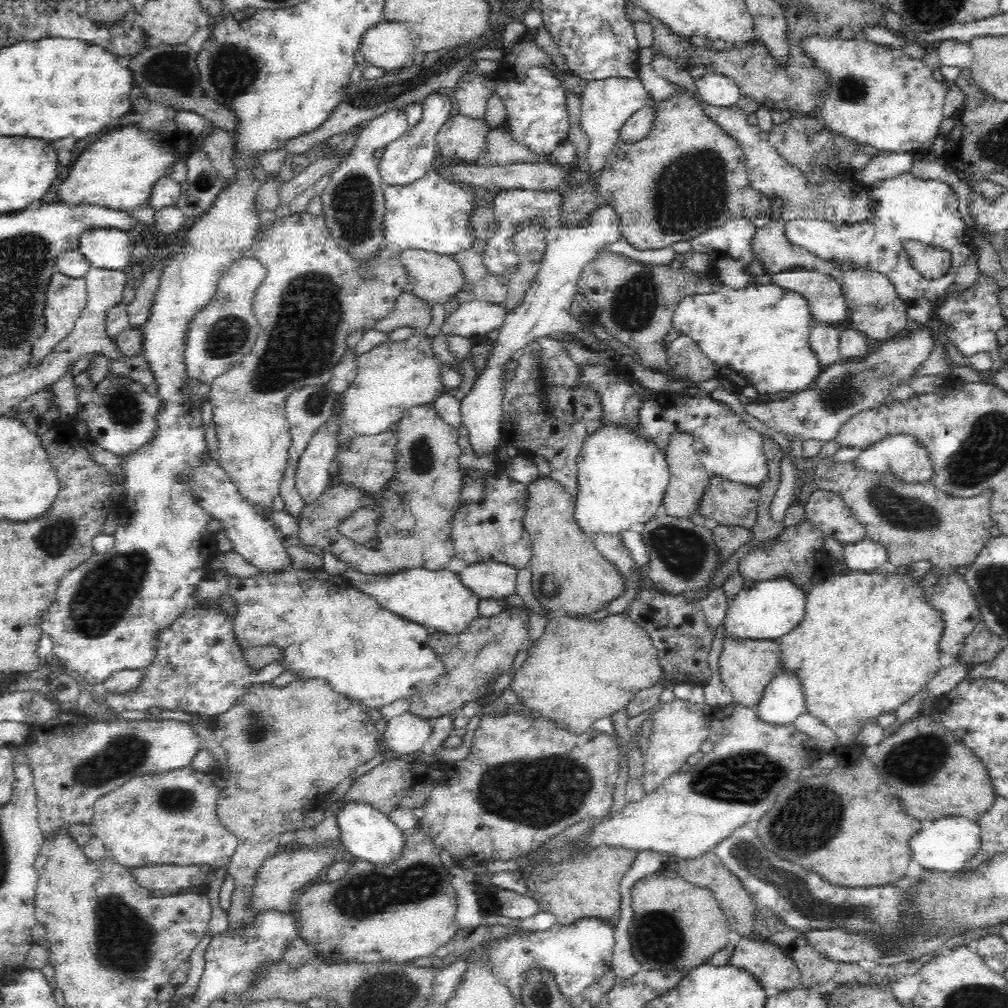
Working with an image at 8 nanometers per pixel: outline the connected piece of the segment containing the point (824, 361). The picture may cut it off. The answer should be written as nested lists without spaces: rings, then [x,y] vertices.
[[[813,324],[809,334],[809,344],[821,368],[841,360],[839,336],[840,326]]]

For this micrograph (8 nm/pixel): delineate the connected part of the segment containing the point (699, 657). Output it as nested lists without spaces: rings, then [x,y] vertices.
[[[653,588],[640,592],[640,600],[630,605],[628,617],[641,626],[657,648],[658,662],[663,672],[674,676],[678,682],[699,684],[700,680],[710,680],[708,653],[712,646],[712,636],[705,626],[702,609],[697,604],[689,604],[680,597],[657,592]]]

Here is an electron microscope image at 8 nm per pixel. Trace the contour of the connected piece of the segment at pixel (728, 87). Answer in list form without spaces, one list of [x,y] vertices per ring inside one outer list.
[[[706,73],[695,81],[701,100],[708,106],[732,108],[742,98],[739,86],[727,76]]]

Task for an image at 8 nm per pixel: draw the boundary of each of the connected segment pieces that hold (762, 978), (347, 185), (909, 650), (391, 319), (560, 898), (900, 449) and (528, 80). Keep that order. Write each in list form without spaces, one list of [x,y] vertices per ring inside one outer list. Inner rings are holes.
[[[748,937],[728,954],[726,964],[747,972],[763,989],[777,992],[798,986],[797,968],[782,950],[769,943],[760,943]]]
[[[390,110],[380,117],[370,119],[366,128],[362,129],[354,146],[342,158],[338,167],[331,174],[331,180],[323,189],[320,198],[323,206],[323,223],[328,231],[328,238],[343,250],[357,268],[372,266],[380,260],[386,240],[386,197],[382,186],[379,160],[376,152],[384,149],[387,144],[402,136],[410,128],[407,114],[400,110]]]
[[[914,561],[900,563],[899,565],[886,565],[873,568],[871,571],[846,571],[831,572],[818,579],[812,590],[805,596],[805,611],[800,622],[792,628],[788,634],[779,639],[779,649],[782,654],[782,667],[788,667],[796,671],[802,677],[804,694],[806,695],[806,706],[808,712],[822,720],[837,735],[838,744],[848,745],[856,743],[855,732],[860,726],[860,721],[866,717],[877,717],[884,712],[895,712],[902,704],[912,700],[916,694],[920,694],[936,674],[940,664],[940,640],[944,632],[944,615],[930,599],[930,591],[924,588],[924,575],[914,576]]]
[[[406,289],[396,296],[386,316],[376,320],[373,328],[389,334],[397,328],[410,327],[418,329],[419,333],[423,333],[431,322],[431,303],[418,298]]]
[[[622,847],[602,848],[587,860],[564,862],[560,867],[539,871],[532,879],[525,880],[527,896],[538,904],[542,912],[554,914],[558,925],[569,925],[582,917],[602,917],[617,924],[621,881],[633,868],[638,854],[638,851]]]
[[[907,436],[886,438],[880,444],[862,451],[857,460],[871,472],[891,470],[898,477],[904,477],[908,483],[924,483],[933,474],[925,450]]]
[[[546,67],[527,70],[522,84],[514,82],[494,82],[500,98],[508,109],[507,127],[514,133],[518,141],[528,145],[530,149],[549,153],[558,146],[569,133],[569,114],[565,101],[565,88],[561,80],[554,76]]]

